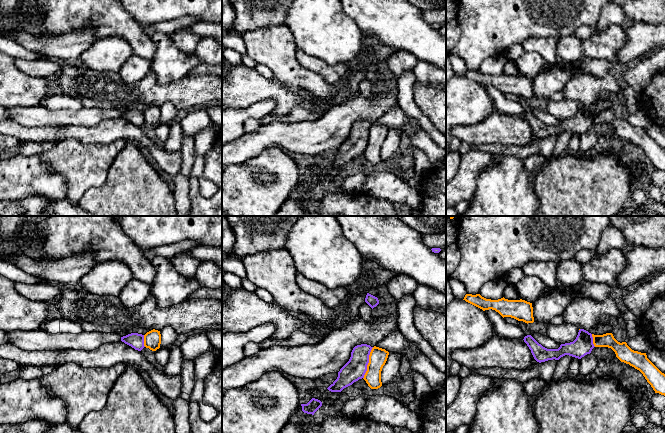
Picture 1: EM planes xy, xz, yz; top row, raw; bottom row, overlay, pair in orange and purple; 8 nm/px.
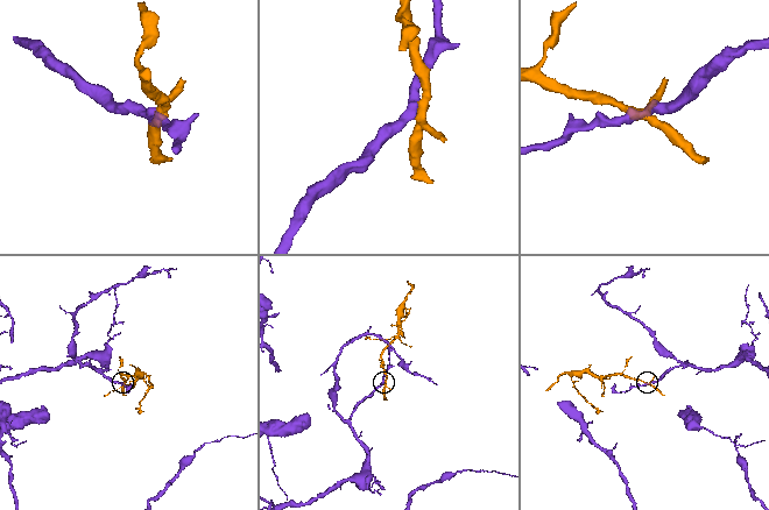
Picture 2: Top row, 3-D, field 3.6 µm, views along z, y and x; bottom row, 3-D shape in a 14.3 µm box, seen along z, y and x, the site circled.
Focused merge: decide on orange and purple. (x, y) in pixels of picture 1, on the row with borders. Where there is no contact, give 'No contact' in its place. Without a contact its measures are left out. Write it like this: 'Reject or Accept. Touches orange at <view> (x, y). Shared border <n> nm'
Reject. Touches orange at xz (368, 363). Shared border 260 nm

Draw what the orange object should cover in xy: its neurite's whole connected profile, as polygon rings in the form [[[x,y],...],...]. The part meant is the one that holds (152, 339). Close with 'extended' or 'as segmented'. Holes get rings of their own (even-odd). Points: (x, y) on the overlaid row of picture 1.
[[[151,330],[144,335],[144,346],[152,351],[160,348],[161,334],[158,330]]] | as segmented

